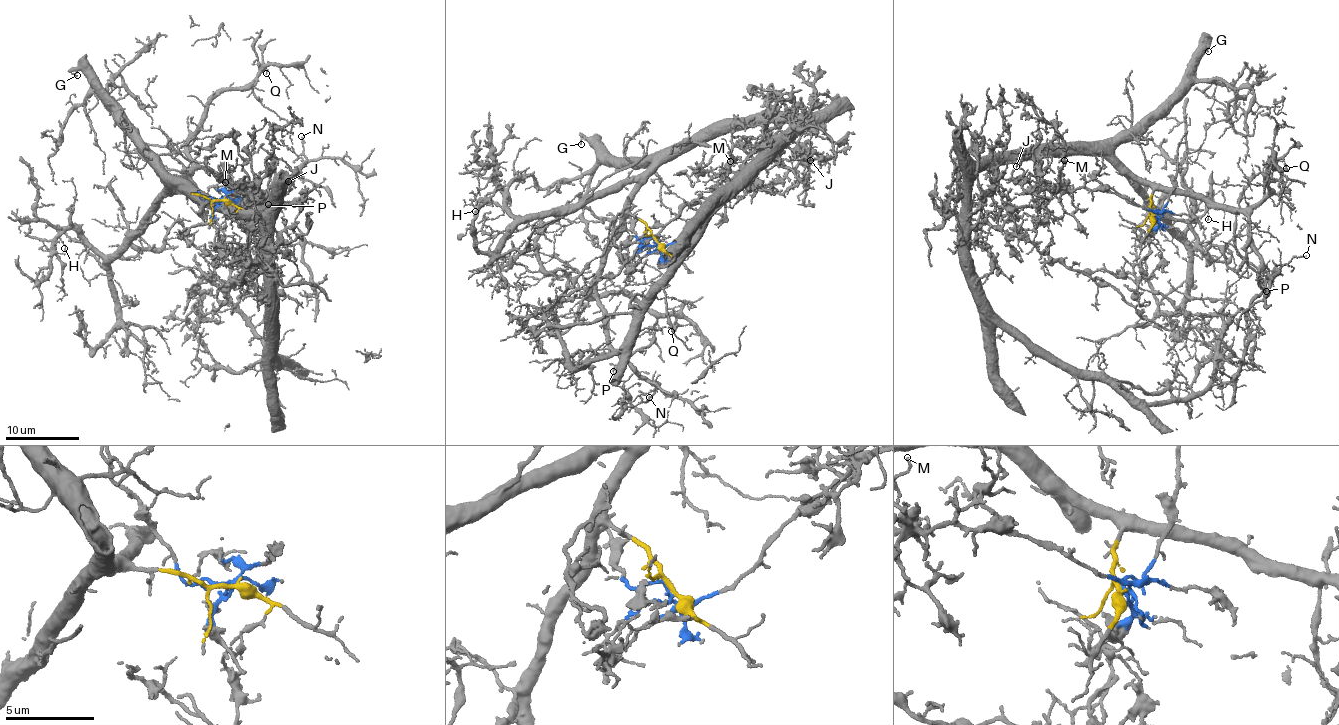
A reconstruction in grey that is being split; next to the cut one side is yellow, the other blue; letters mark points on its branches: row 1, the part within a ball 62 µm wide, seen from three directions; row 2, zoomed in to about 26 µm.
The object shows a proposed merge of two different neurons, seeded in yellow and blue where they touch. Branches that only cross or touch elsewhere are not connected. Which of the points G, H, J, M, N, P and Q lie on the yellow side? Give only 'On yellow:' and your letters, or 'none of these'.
On yellow: G, H, N, P, Q

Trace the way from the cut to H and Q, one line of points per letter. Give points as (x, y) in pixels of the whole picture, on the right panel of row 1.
H: (1151, 213), (1153, 187), (1128, 173), (1146, 207), (1176, 231), (1188, 227), (1202, 198), (1209, 220)
Q: (1151, 213), (1151, 197), (1161, 189), (1229, 209), (1249, 208), (1266, 195), (1268, 165), (1283, 159), (1286, 169)

